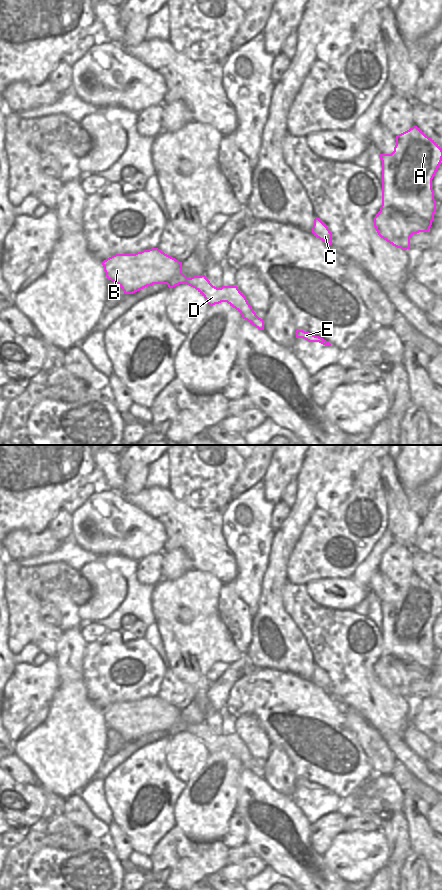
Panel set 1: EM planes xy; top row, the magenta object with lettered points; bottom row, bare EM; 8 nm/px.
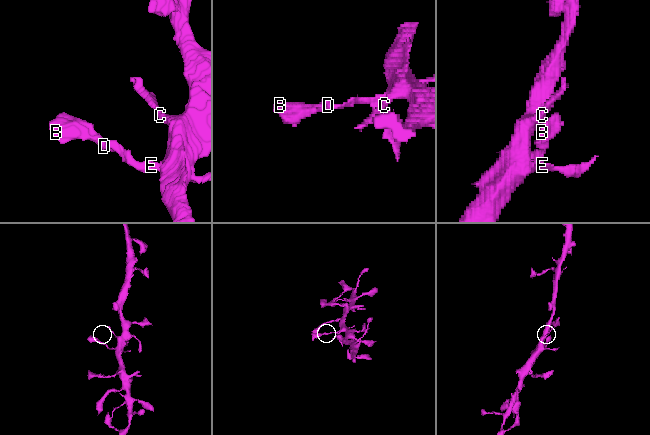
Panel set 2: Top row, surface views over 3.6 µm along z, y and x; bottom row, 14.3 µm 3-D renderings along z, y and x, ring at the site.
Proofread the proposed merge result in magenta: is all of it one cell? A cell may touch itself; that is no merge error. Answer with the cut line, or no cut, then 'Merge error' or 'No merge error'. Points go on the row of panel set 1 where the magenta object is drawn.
No split. No merge error

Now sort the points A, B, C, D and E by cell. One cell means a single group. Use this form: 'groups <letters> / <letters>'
groups A B C D E

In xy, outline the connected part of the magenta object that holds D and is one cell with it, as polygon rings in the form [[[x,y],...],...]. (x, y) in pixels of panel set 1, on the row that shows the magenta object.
[[[158,248],[135,254],[115,254],[102,262],[106,277],[115,282],[125,294],[133,294],[153,284],[167,284],[173,288],[187,284],[195,288],[210,306],[227,302],[242,318],[264,330],[264,320],[259,318],[237,286],[213,286],[203,274],[187,278],[182,273],[182,262]]]

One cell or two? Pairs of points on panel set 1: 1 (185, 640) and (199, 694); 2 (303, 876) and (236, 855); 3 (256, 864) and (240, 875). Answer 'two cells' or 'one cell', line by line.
1: one cell
2: two cells
3: one cell

